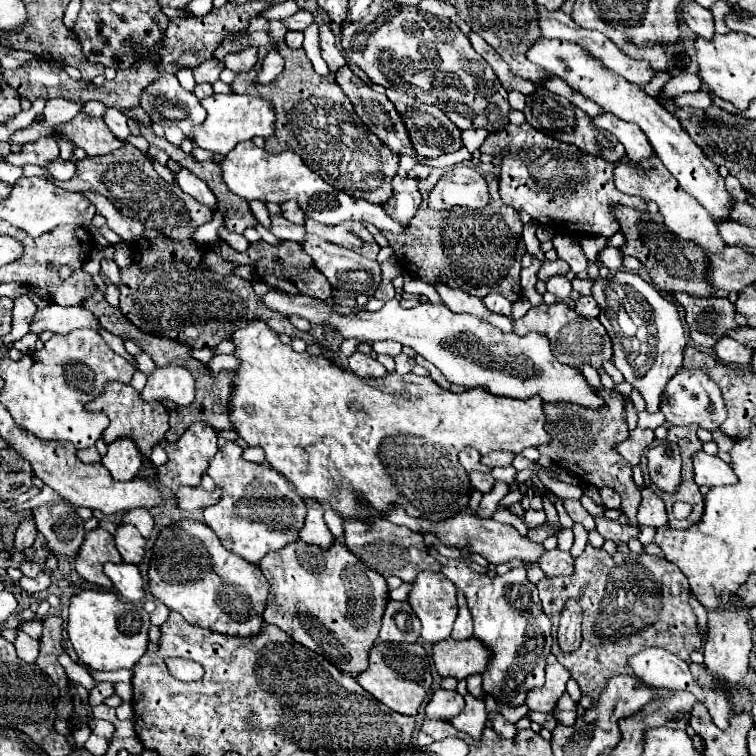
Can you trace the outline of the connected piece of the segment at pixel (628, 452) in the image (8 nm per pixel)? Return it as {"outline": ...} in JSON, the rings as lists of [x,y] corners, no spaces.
{"outline":[[[636,428],[634,432],[630,432],[630,436],[616,446],[616,450],[632,464],[638,466],[640,464],[640,456],[642,452],[652,444],[654,440],[654,432],[652,430],[640,430]]]}

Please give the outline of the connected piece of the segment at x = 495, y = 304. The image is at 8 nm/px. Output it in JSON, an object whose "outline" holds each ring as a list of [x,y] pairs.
{"outline":[[[488,294],[488,296],[484,298],[484,304],[488,306],[490,312],[510,316],[510,308],[512,308],[512,304],[510,304],[502,294]]]}

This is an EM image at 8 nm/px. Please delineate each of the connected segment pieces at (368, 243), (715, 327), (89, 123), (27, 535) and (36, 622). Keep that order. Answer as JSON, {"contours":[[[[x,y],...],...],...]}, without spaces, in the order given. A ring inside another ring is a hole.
{"contours":[[[[306,220],[306,232],[308,234],[316,234],[332,244],[340,244],[348,250],[354,250],[358,254],[362,254],[364,258],[376,260],[376,254],[380,250],[380,246],[376,244],[374,236],[366,230],[366,226],[362,222],[340,222],[336,226],[324,226],[312,220]]],[[[678,292],[674,294],[676,302],[684,308],[686,312],[686,324],[690,328],[690,338],[702,346],[702,348],[714,348],[716,342],[724,336],[728,336],[726,332],[728,330],[736,330],[738,324],[736,324],[736,306],[728,300],[728,298],[696,298],[696,296],[690,296],[690,294],[684,294],[684,292]]],[[[86,114],[60,124],[56,132],[68,136],[78,148],[84,148],[88,156],[104,156],[124,146],[124,142],[120,142],[120,138],[116,138],[108,126],[104,126],[102,118],[88,118]]],[[[24,520],[18,530],[16,530],[16,538],[12,542],[12,548],[16,552],[24,552],[28,546],[32,546],[36,538],[36,526],[34,526],[34,520]]],[[[34,618],[33,620],[24,620],[21,622],[22,630],[27,633],[31,638],[40,641],[42,637],[42,621],[39,618]]]]}

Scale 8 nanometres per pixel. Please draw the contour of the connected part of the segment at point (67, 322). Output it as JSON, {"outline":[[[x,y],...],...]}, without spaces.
{"outline":[[[54,302],[38,310],[30,324],[30,332],[34,334],[40,334],[42,330],[50,330],[54,334],[70,334],[72,330],[78,330],[78,328],[90,328],[100,332],[102,324],[90,310],[82,306],[62,308]]]}

